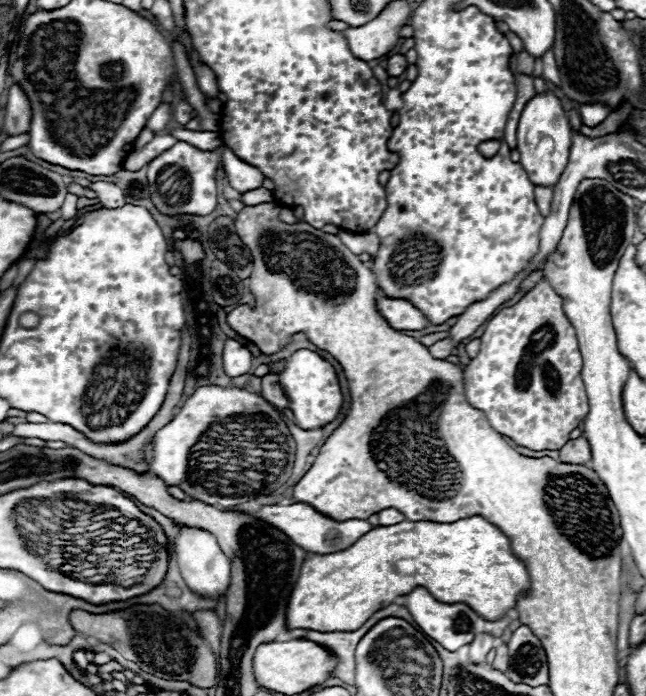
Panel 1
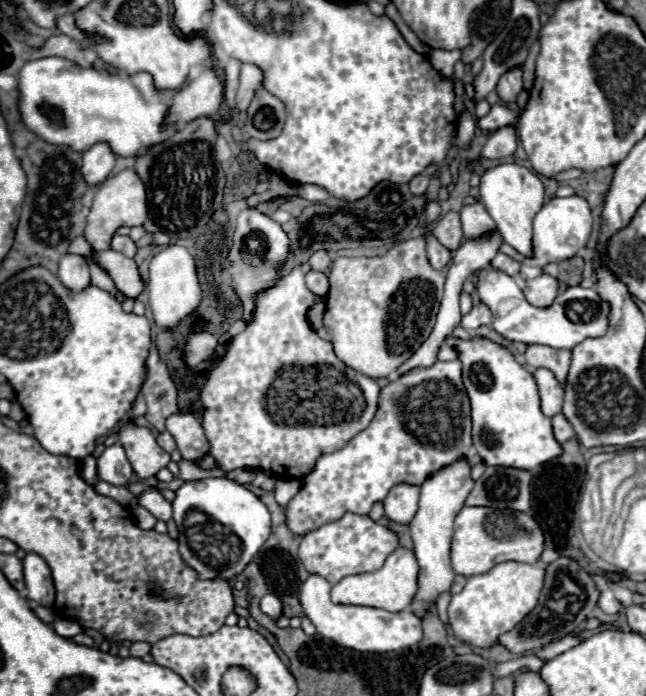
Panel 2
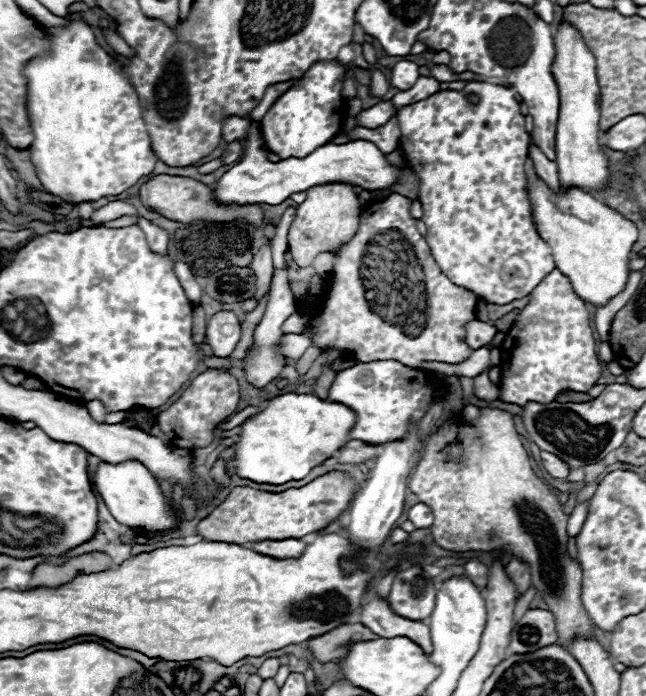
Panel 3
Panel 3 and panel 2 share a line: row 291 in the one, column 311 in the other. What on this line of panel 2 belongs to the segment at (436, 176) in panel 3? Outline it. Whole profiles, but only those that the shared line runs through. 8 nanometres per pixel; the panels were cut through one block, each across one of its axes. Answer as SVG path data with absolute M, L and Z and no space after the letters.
M458 360L434 362L428 368L412 368L404 374L396 374L380 390L378 410L370 426L358 432L344 448L320 456L312 472L302 478L302 488L286 506L286 526L292 534L306 536L324 524L340 520L344 512L368 516L372 506L384 502L396 484L422 486L434 472L458 460L466 460L472 450L470 430L470 402L462 384L462 364Z

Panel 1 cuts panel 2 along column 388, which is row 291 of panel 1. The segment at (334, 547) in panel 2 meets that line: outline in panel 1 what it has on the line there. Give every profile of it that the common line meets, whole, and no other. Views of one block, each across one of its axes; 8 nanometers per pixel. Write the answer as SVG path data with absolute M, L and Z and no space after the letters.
M546 280L538 282L518 304L500 310L488 320L480 342L480 352L464 366L466 400L486 414L498 434L508 436L518 446L530 450L560 450L570 440L570 432L578 428L588 414L588 398L580 378L582 356L574 326L562 310L562 298Z

